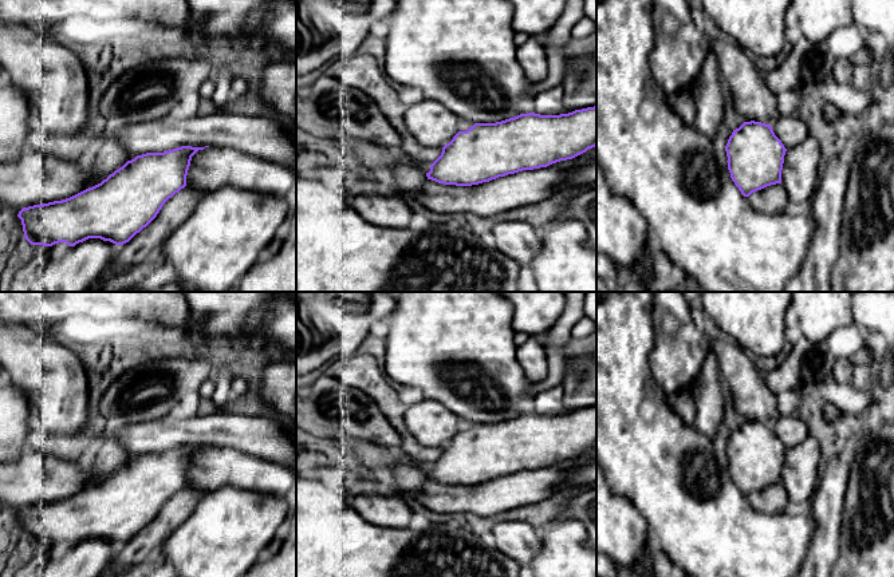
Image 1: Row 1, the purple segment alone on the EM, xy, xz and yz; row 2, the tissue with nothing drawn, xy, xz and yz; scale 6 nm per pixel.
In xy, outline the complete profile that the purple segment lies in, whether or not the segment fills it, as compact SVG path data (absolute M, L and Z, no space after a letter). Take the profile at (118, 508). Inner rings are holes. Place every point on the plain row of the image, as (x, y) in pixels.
M181 446L164 452L129 455L122 467L90 487L95 478L91 465L80 466L50 451L28 448L19 459L0 463L0 505L20 510L17 517L31 545L66 542L75 546L88 538L101 538L119 546L146 527L164 503L185 486L208 494L232 485L284 497L296 482L296 470L232 448Z

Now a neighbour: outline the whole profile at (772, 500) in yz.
M783 483L767 486L747 497L749 505L764 514L775 515L787 509L789 498Z

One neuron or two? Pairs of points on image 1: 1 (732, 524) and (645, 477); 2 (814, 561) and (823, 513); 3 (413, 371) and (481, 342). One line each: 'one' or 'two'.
1: one
2: one
3: one

